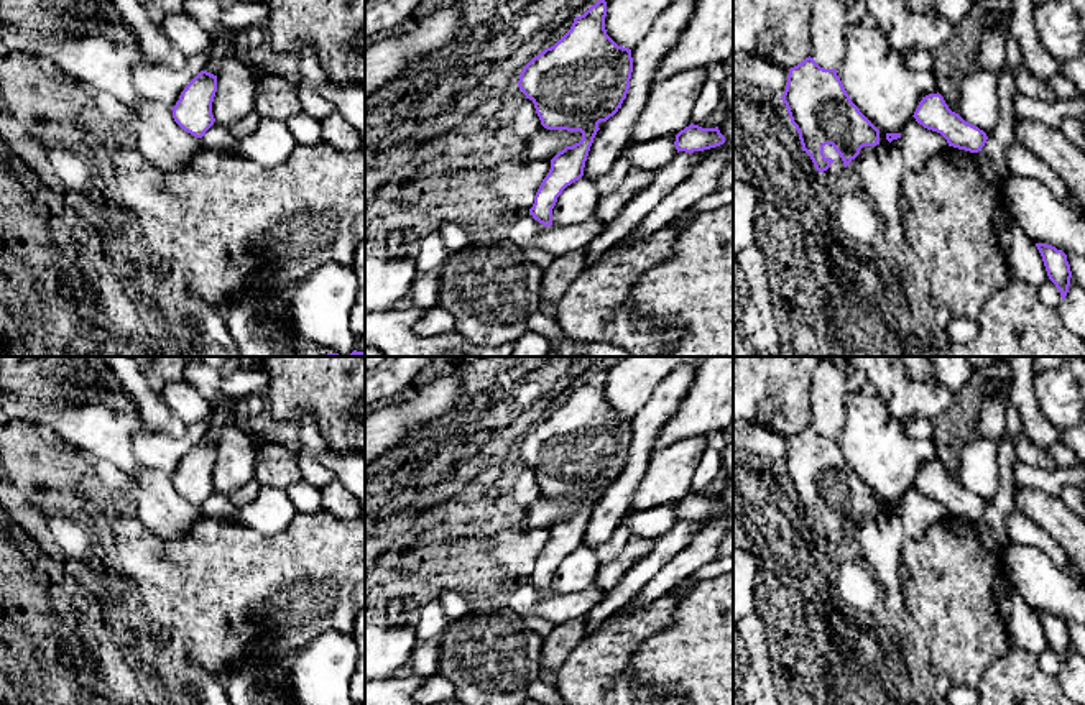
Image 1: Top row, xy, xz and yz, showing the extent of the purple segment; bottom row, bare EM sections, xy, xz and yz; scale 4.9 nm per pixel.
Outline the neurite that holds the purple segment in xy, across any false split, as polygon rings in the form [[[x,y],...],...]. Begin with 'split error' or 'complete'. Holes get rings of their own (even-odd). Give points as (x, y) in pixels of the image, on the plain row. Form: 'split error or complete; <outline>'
complete; [[[201,439],[181,460],[171,477],[174,490],[196,506],[202,506],[214,493],[212,470],[217,460],[217,444]]]

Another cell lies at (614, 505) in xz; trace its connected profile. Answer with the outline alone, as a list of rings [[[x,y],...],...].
[[[681,365],[656,386],[641,411],[631,417],[633,440],[626,467],[597,500],[585,529],[584,537],[590,549],[607,544],[616,526],[630,513],[633,491],[644,478],[654,442],[663,426],[686,399],[692,381],[694,368]]]

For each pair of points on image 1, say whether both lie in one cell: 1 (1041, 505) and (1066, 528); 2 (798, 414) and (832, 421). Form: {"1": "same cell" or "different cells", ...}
{"1": "same cell", "2": "different cells"}

